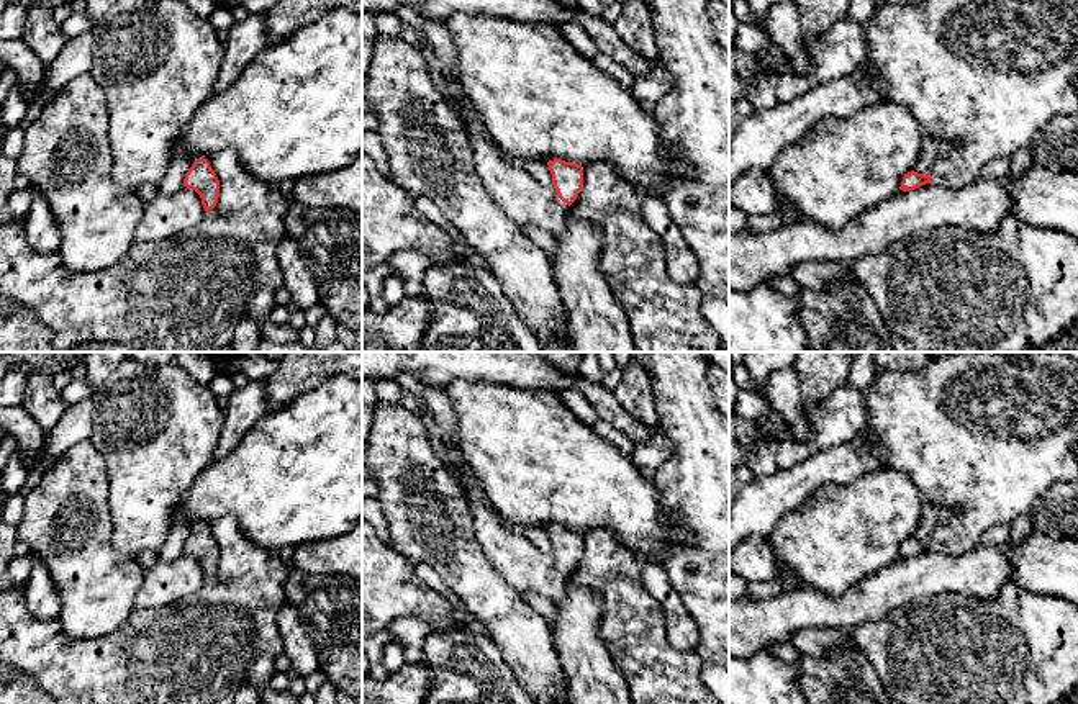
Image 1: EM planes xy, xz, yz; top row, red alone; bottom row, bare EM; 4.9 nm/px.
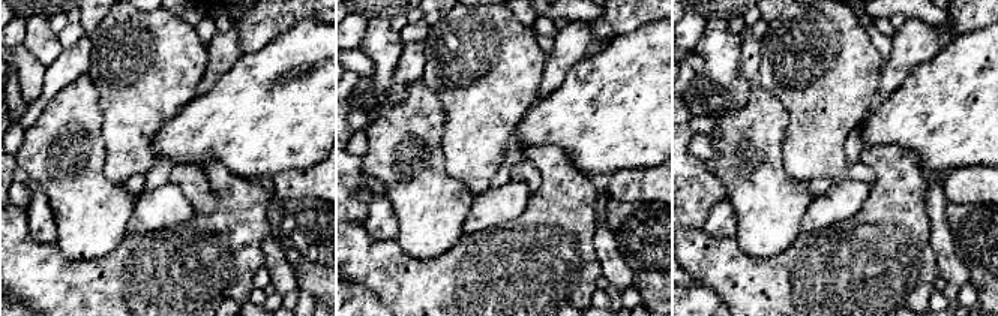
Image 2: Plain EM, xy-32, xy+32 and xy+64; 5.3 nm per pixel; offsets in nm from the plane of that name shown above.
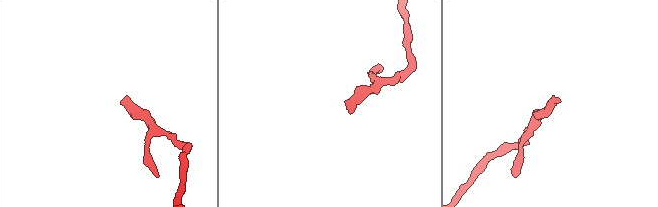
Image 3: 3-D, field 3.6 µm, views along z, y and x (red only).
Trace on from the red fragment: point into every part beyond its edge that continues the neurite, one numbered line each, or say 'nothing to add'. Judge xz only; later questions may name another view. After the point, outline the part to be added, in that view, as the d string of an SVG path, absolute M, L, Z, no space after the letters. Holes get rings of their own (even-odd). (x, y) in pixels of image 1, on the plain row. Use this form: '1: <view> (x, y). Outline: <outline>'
1: xz (529, 570). Outline: M423 383L423 398L434 416L446 452L460 467L462 490L470 506L475 535L488 562L521 594L536 593L554 604L560 602L565 598L570 573L559 565L552 552L536 548L521 529L506 529L498 522L480 481L457 449L457 416L444 386Z

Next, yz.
1: yz (988, 433). Outline: M970 352L968 355L932 355L929 365L919 372L881 372L865 390L868 421L858 432L862 440L875 439L885 447L881 467L896 468L911 476L921 491L922 504L949 504L958 508L962 516L934 527L929 540L934 552L962 555L978 547L983 534L996 526L1009 526L1021 516L1029 516L1035 499L1044 496L1055 483L1078 481L1078 360L1060 352L1034 352L1029 355L1006 352Z

